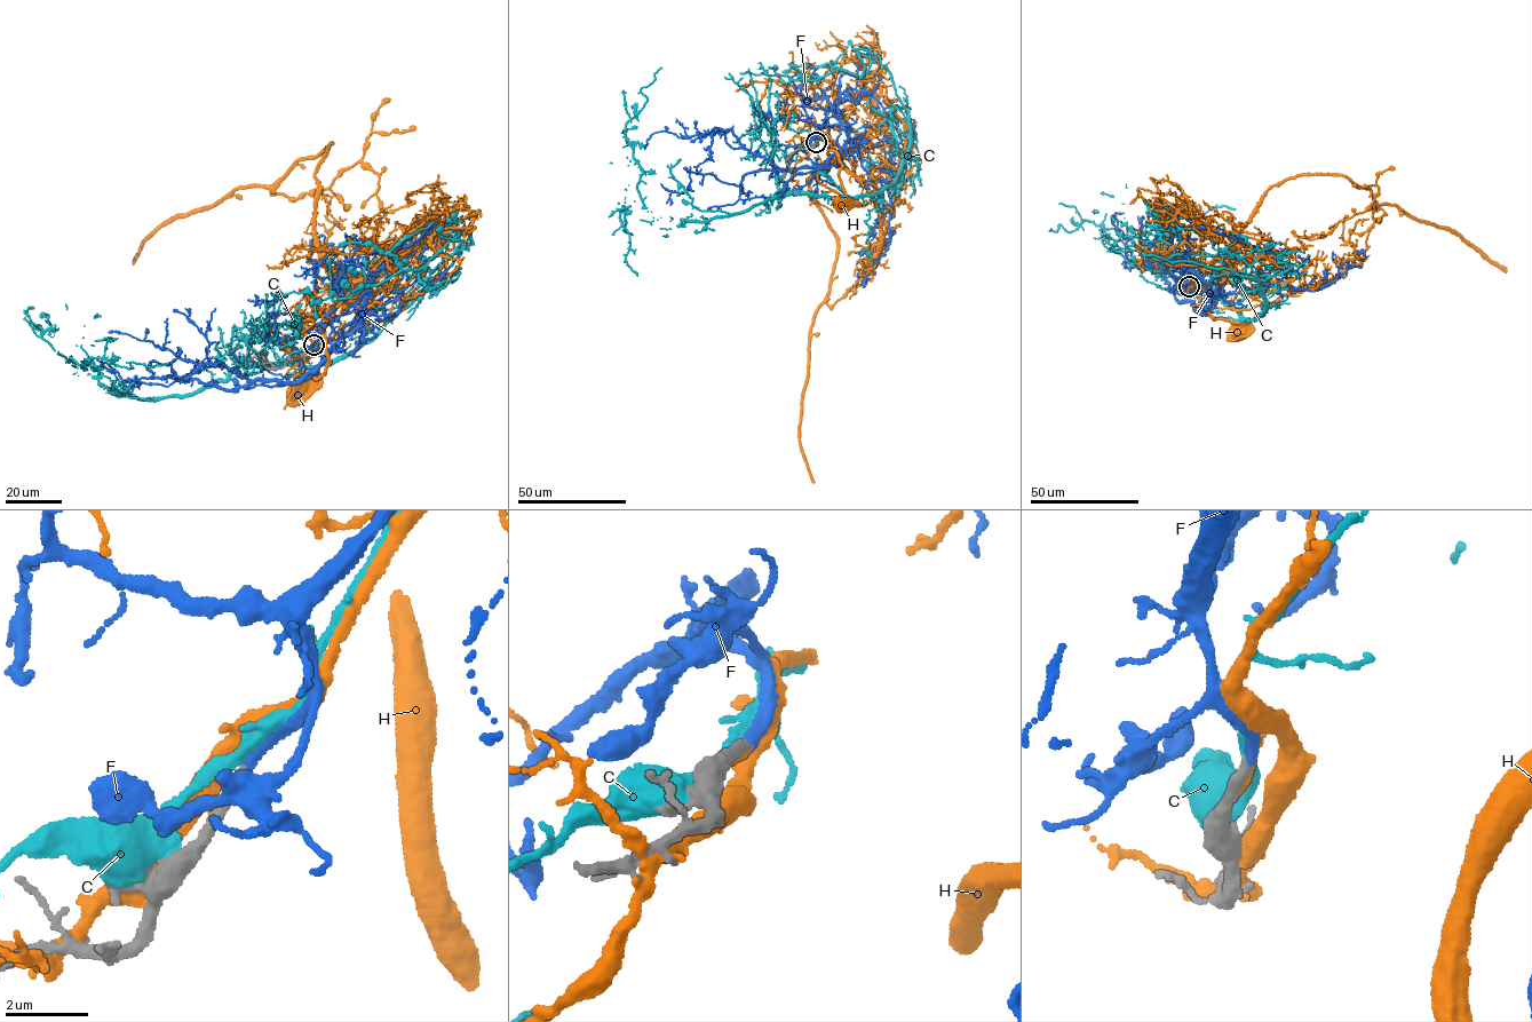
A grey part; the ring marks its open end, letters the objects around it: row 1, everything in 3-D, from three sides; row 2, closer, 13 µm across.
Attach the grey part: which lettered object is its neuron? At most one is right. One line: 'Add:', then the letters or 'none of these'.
Add: F

